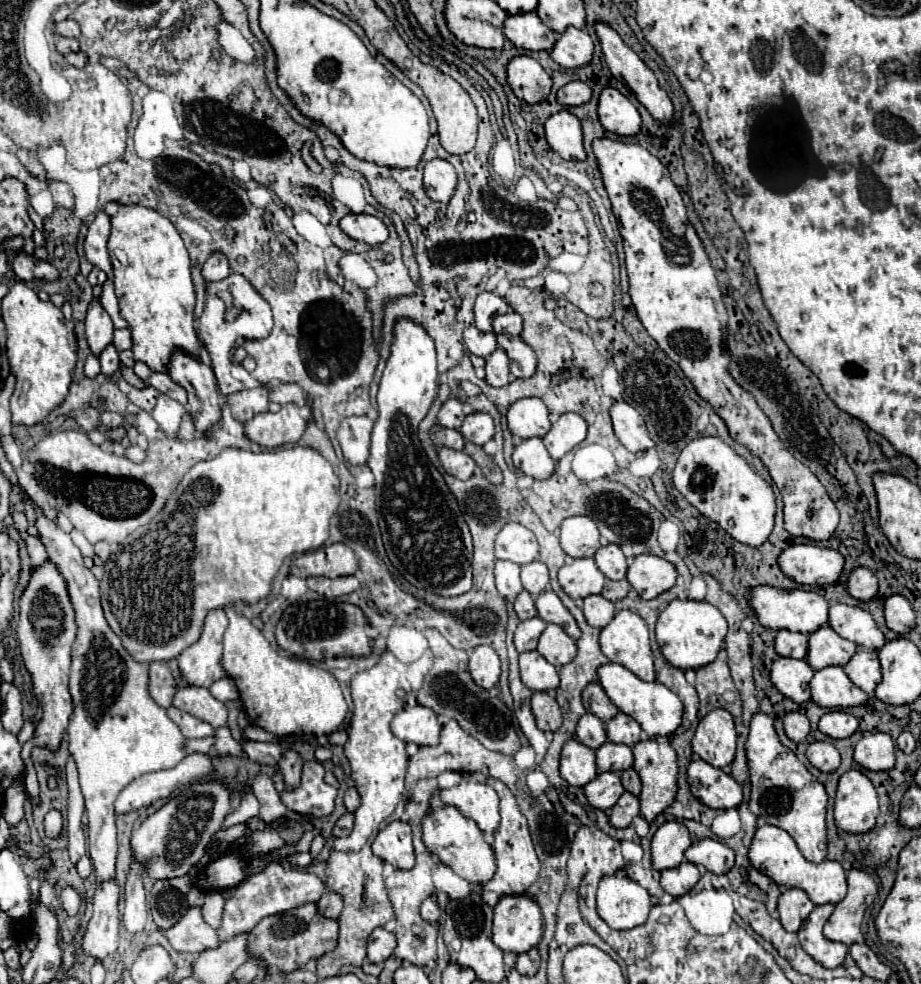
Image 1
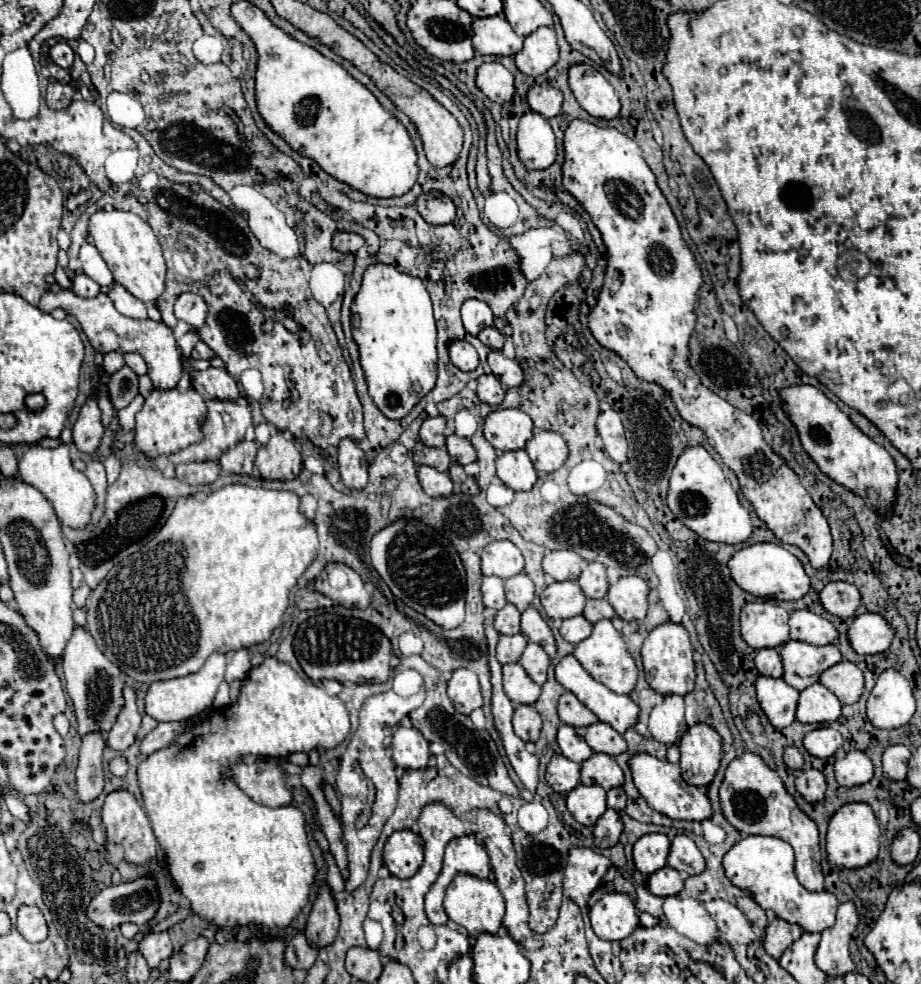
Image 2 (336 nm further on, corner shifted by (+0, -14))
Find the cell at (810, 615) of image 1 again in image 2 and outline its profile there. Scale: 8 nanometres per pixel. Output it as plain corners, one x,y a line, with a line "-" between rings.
772,600
748,602
740,612
742,638
754,650
778,648
788,640
788,612

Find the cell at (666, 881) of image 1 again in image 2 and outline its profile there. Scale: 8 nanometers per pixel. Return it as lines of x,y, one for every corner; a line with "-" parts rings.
664,866
656,872
652,872
648,876
648,882
646,882
648,890
654,894
654,896
660,896
660,898
666,898
666,896
676,896
680,894
680,890
684,888
684,880
680,878
680,874
670,868
670,866

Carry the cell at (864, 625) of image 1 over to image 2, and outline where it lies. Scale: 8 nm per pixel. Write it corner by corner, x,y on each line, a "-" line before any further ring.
794,610
790,614
790,638
798,642
824,646
834,644
838,640
838,630
832,622
810,610

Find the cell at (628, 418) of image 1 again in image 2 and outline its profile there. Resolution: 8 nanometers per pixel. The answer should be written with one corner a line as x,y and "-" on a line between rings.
616,410
600,412
596,428
598,428
598,434
604,444
604,454
610,456
614,462
624,464
628,460
626,458
628,444
624,438
624,428
622,428
622,420
620,420
618,412

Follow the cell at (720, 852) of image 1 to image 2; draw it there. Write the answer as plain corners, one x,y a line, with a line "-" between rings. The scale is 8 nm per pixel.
678,834
672,838
670,844
670,854
668,854
668,862
670,868
678,870
678,872
686,872
688,876
700,874
704,872
704,856
700,854
698,846
694,844
694,840
686,834

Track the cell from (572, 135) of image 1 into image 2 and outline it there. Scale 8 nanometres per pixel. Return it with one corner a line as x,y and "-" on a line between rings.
526,112
516,132
518,158
528,170
546,170
556,160
556,138
546,118

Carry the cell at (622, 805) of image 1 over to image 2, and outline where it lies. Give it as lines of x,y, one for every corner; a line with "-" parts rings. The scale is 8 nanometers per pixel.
608,808
594,824
594,844
596,848
610,848
618,844
618,838
622,834
622,820
620,814
612,808

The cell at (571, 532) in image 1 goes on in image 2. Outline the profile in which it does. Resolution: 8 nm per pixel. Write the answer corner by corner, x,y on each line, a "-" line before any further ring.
552,550
542,560
544,572
552,576
556,582
576,580
582,572
582,564
584,560
572,550

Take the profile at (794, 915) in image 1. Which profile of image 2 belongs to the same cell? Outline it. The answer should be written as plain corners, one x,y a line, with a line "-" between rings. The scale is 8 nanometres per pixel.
774,918
768,926
766,926
766,934
764,934
764,950
766,954
770,954
772,958
780,958
784,954
784,950
802,936
802,928
798,924
788,924
786,920

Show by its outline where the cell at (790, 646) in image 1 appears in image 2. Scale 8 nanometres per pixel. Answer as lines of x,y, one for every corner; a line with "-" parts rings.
762,648
756,652
754,664
762,676
780,678
782,676
782,660
776,648

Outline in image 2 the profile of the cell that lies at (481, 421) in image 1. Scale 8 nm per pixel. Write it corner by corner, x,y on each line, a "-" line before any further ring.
452,434
452,436
446,438
446,450
448,450
450,458
456,460
458,464
462,464
462,466
466,466
466,464
470,464
470,462
476,460
474,446
466,438
460,438
456,434

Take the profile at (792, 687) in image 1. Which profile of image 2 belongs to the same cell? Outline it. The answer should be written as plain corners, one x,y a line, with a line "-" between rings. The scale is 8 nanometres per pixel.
758,676
756,680
758,704
768,716
770,724
776,728
786,728
796,720
794,714
796,714
798,694
800,692
788,686
782,678

